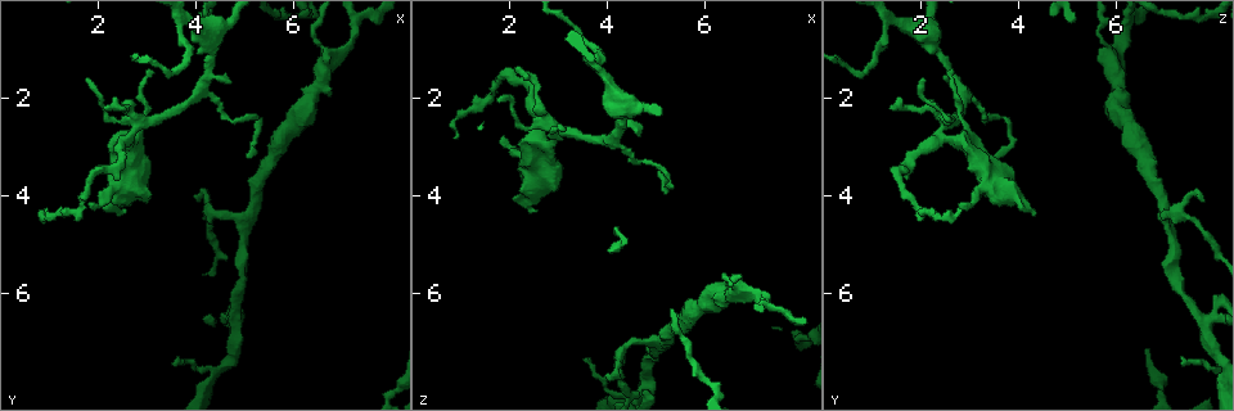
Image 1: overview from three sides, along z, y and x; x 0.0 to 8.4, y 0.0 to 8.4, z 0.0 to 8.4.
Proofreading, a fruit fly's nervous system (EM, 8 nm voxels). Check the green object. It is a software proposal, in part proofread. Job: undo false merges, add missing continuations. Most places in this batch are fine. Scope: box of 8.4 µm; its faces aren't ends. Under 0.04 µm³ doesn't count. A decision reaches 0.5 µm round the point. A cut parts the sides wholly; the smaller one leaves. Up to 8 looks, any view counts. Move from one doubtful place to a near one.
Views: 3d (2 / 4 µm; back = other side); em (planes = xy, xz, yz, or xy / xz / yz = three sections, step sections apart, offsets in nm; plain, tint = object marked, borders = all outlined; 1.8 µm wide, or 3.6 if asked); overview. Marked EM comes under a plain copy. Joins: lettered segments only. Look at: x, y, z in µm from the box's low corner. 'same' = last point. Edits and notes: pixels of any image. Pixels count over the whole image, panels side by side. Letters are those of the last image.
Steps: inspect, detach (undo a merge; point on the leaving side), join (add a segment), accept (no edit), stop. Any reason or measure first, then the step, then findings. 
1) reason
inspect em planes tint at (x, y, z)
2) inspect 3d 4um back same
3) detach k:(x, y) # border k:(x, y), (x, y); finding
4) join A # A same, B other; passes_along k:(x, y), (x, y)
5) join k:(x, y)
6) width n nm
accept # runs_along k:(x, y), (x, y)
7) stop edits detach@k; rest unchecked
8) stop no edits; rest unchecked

tapers out
inspect 3d 2um at (0.95, 4.30, 2.75)

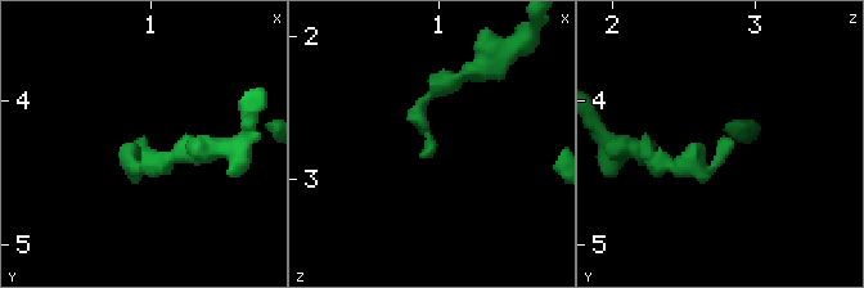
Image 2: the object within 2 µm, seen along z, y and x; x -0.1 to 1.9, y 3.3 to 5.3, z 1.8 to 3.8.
inspect em 3.6um planes tint at (0.92, 4.26, 2.82)

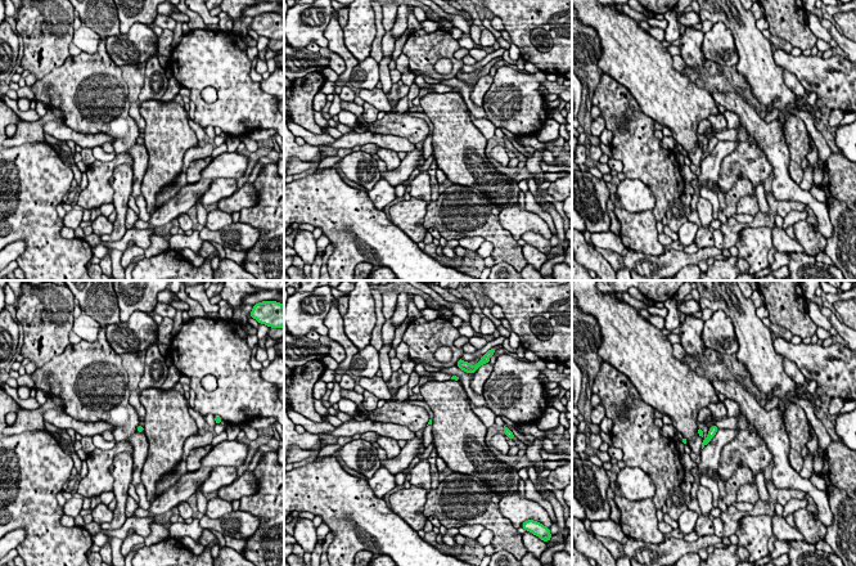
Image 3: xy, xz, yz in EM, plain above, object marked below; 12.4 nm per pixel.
inspect em 3.6um planes borders same

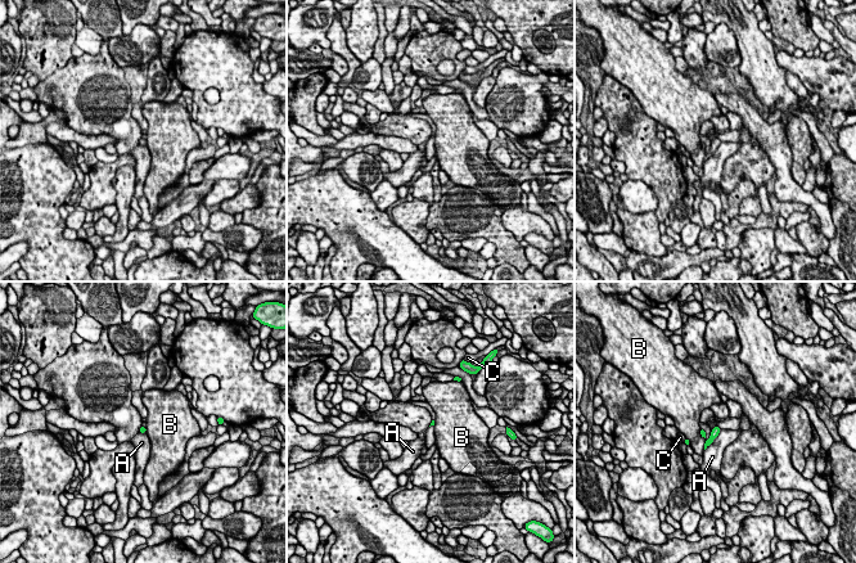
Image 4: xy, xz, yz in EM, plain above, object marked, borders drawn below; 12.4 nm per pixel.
accept # A other, B other, C other; border 4:(701, 429), (706, 440), (704, 449); none of them fits

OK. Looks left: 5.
sharp bend
inspect em planes borders at (2.65, 2.80, 2.45)

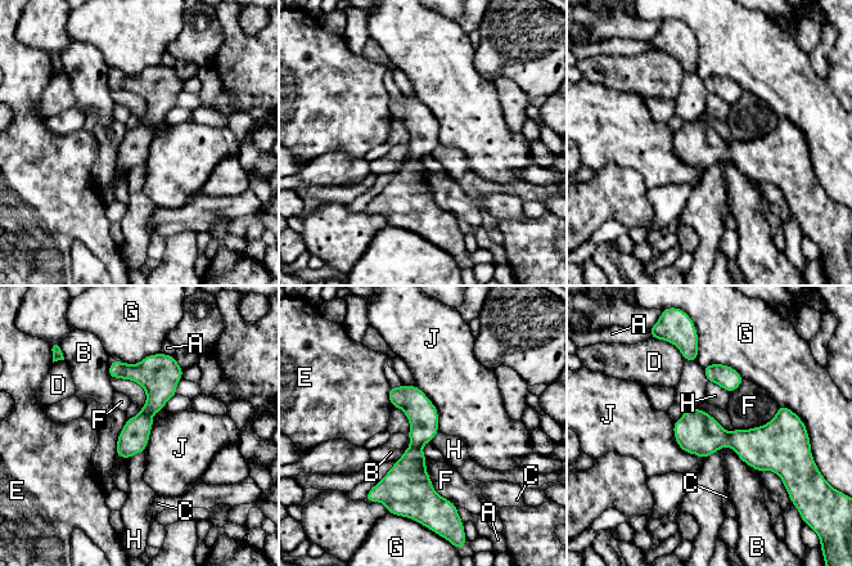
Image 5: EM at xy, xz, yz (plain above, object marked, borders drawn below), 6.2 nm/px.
accept # A other, B other, C other, D other, E other, F other, G other, H other, J other; runs_along 5:(405, 387), (417, 407), (417, 507); all the same neuron

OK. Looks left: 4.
inspect em planes tint at (4.20, 0.80, 2.10)

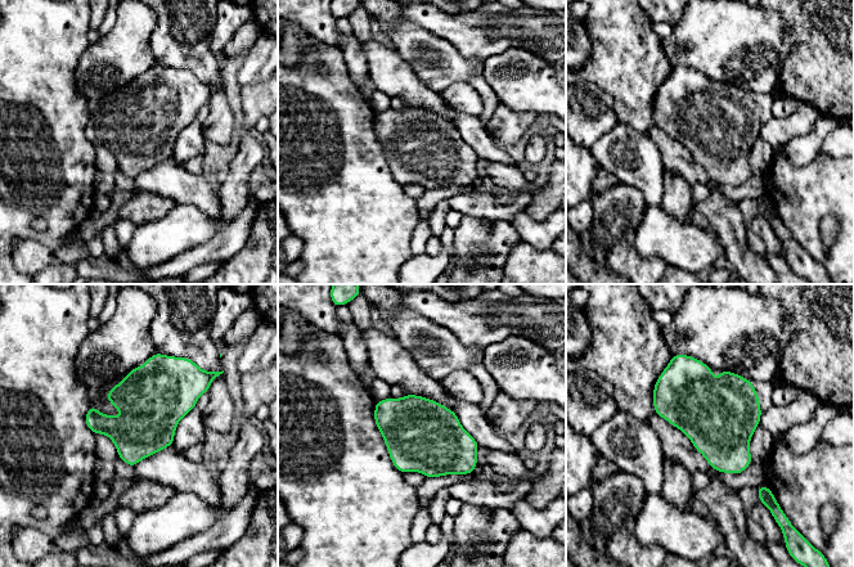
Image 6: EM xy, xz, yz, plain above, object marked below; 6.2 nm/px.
see the neighbours
inspect em planes borders same

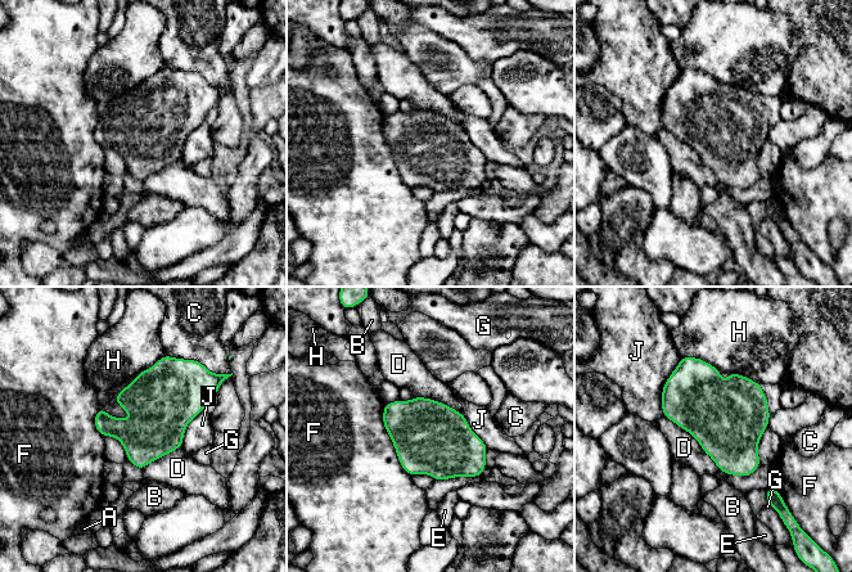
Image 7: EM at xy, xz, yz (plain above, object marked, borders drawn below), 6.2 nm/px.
longest_contact D 500 nm
accept # A other, B other, C other, D other, E other, F other, G other, H other, J other; border 7:(663, 417), (684, 428), (721, 471); all the same neuron

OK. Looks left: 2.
stop no edits; rest unchecked

